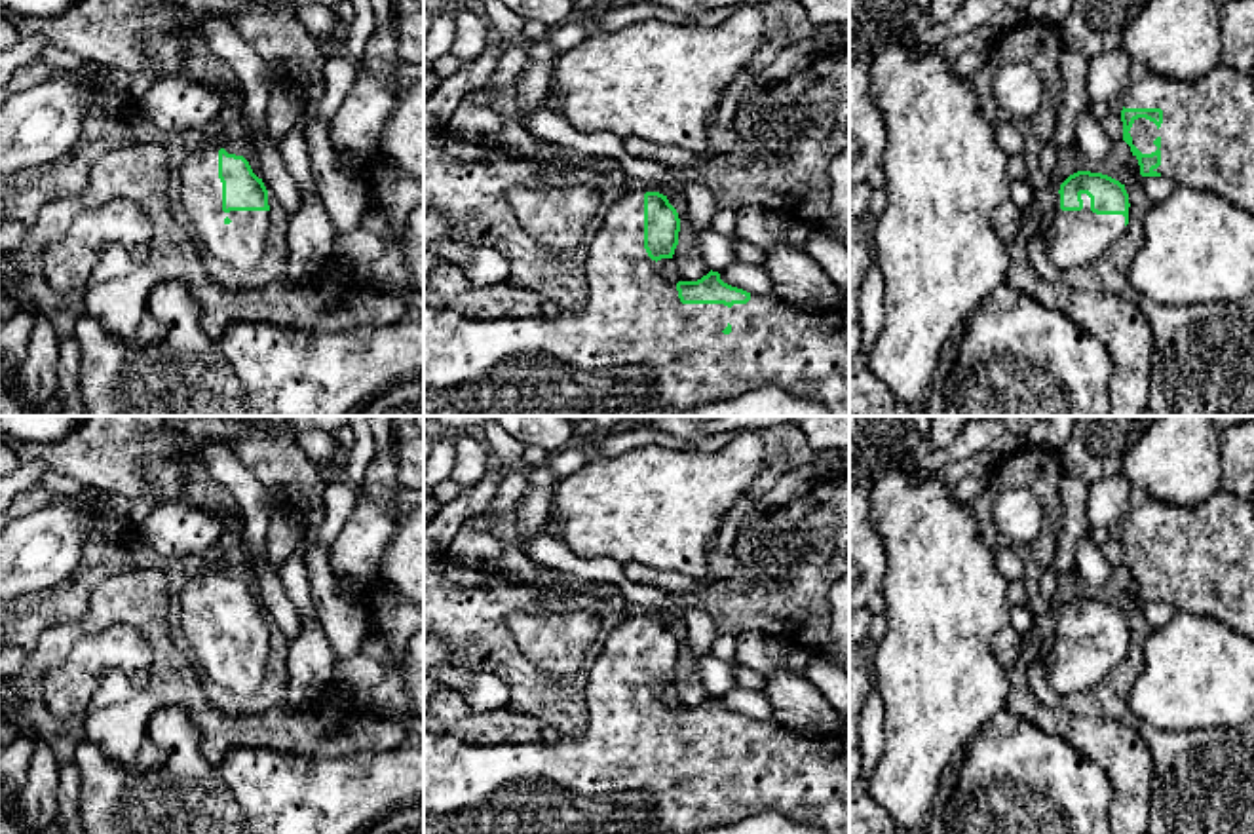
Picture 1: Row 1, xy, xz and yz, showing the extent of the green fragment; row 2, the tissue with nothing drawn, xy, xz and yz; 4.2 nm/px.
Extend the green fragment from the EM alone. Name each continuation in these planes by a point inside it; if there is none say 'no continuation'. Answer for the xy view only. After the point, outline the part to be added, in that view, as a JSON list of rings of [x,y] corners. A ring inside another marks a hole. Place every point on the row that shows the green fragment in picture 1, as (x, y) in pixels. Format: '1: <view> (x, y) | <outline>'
1: xy (240, 244) | [[[205,141],[184,160],[180,201],[209,255],[236,270],[255,268],[266,253],[270,211],[222,211],[218,150]]]

